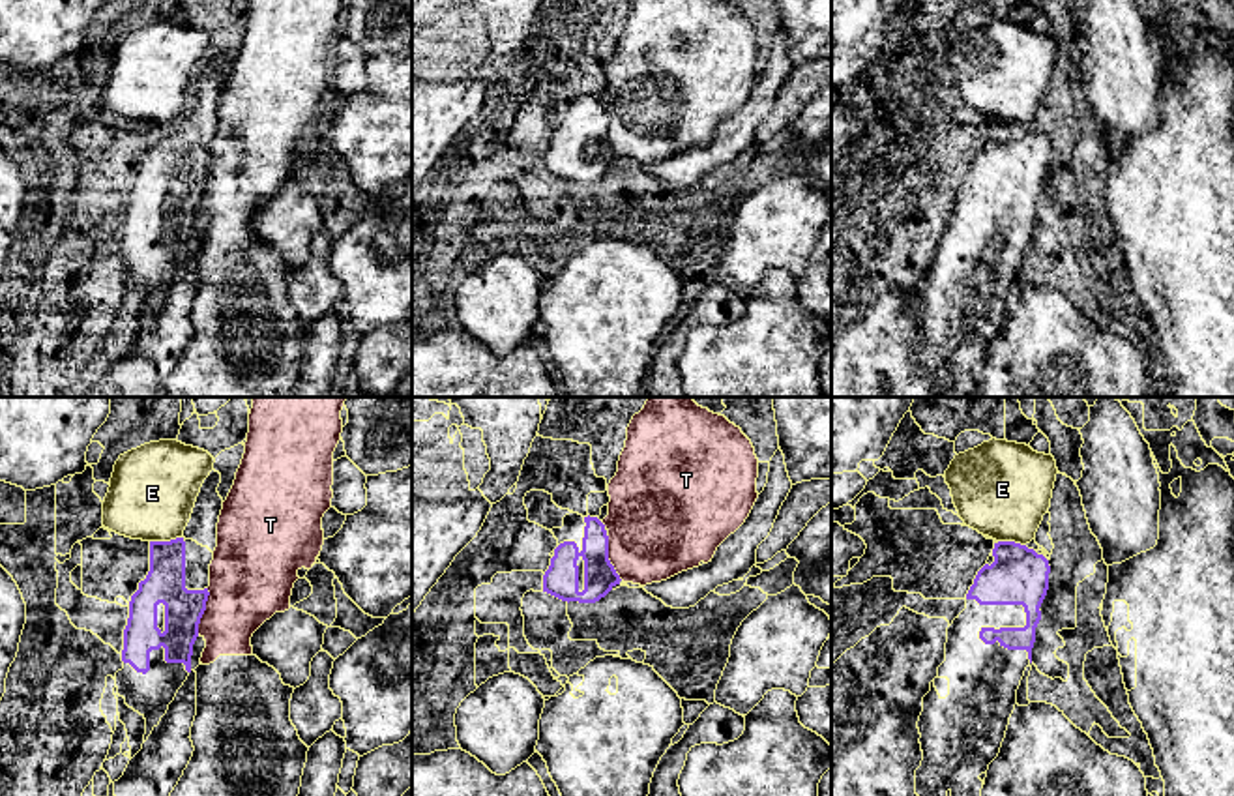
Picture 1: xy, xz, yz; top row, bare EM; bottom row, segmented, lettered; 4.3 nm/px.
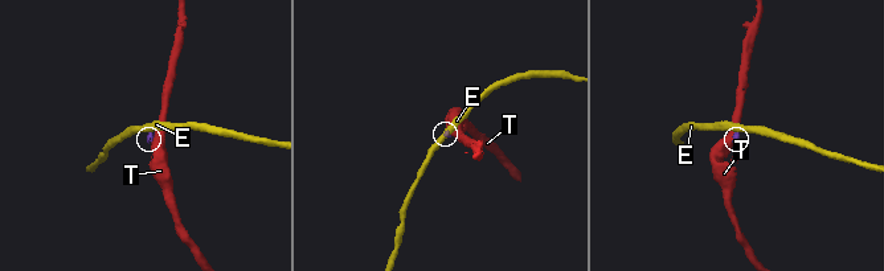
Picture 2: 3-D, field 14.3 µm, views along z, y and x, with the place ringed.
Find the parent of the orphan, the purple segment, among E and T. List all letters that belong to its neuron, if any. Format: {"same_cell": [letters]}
{"same_cell": []}

